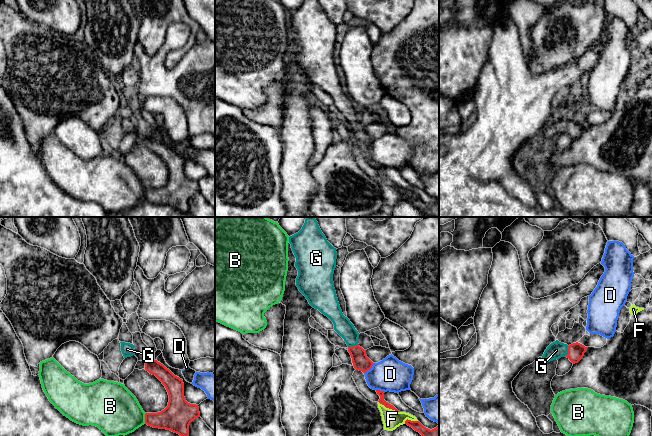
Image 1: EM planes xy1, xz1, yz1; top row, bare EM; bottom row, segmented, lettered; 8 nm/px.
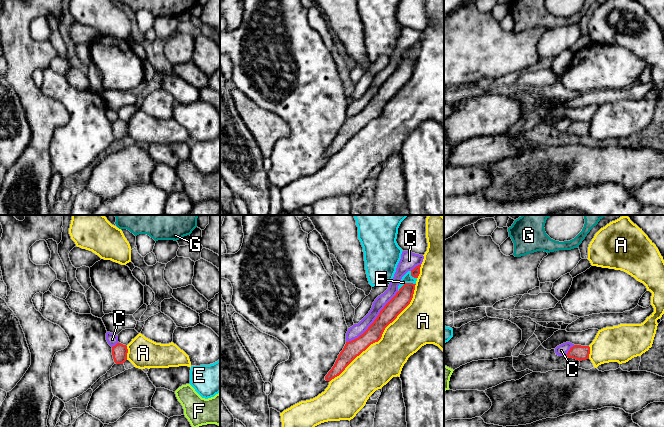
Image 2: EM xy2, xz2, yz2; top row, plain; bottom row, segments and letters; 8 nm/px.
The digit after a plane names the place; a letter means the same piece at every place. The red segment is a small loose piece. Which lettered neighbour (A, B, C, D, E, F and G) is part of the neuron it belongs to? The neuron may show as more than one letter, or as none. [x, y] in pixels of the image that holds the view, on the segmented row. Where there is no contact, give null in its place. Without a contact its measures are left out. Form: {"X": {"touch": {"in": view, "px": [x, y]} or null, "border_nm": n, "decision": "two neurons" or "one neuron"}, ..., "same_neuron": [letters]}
{"A": {"touch": {"in": "xz2", "px": [381, 336]}, "border_nm": 1050, "decision": "two neurons"}, "B": {"touch": {"in": "xy1", "px": [145, 418]}, "border_nm": 90, "decision": "two neurons"}, "C": {"touch": {"in": "xz2", "px": [374, 320]}, "border_nm": 600, "decision": "two neurons"}, "D": {"touch": {"in": "xz1", "px": [369, 369]}, "border_nm": 120, "decision": "two neurons"}, "E": {"touch": {"in": "xz2", "px": [406, 283]}, "border_nm": 160, "decision": "two neurons"}, "F": {"touch": {"in": "xz1", "px": [389, 408]}, "border_nm": 200, "decision": "two neurons"}, "G": {"touch": {"in": "xz1", "px": [353, 346]}, "border_nm": 90, "decision": "one neuron"}, "same_neuron": ["G"]}

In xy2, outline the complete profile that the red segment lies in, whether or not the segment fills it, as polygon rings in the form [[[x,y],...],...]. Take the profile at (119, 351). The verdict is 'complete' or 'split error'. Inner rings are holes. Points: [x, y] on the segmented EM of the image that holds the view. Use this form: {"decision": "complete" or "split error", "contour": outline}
{"decision": "complete", "contour": [[[117,343],[112,347],[112,355],[116,364],[123,364],[127,360],[127,353],[127,346],[121,343]]]}

